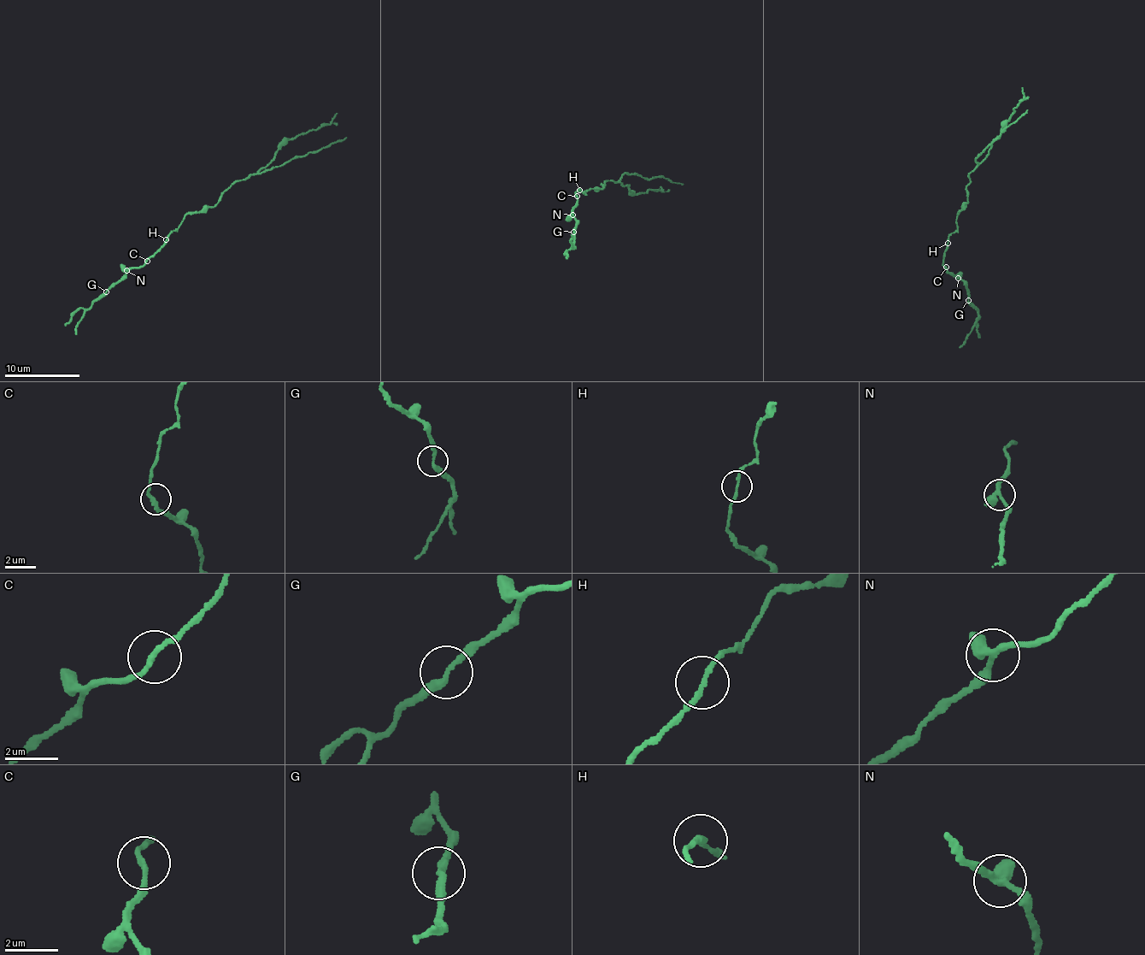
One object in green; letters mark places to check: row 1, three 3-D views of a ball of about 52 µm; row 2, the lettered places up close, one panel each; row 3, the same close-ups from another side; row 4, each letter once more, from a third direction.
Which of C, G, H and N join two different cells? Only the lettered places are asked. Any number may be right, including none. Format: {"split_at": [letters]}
{"split_at": ["H"]}

